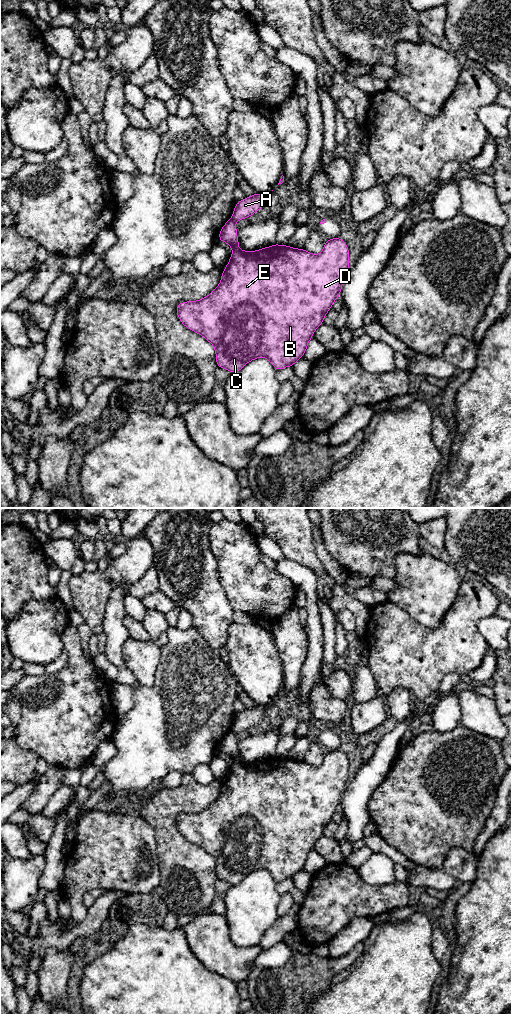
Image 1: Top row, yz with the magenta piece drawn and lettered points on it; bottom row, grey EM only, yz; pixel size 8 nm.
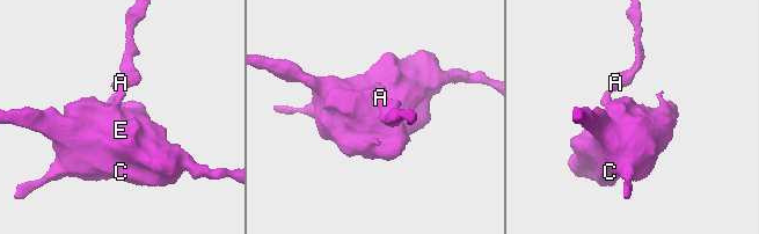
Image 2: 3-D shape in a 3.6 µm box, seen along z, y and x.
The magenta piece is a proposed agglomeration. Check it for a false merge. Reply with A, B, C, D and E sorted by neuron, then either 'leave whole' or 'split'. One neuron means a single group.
A / B C D E | split

